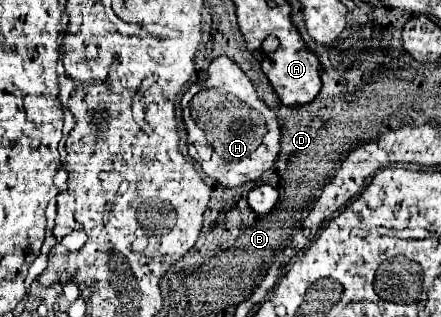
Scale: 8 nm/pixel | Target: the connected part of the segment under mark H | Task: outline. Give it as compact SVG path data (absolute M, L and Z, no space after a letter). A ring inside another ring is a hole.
M217 56L209 64L207 80L189 84L181 98L181 112L187 130L189 156L221 186L235 188L243 186L245 182L255 182L273 166L279 154L281 138L277 116L257 96L245 72L231 58ZM197 146L209 146L213 150L211 160L201 160Z

